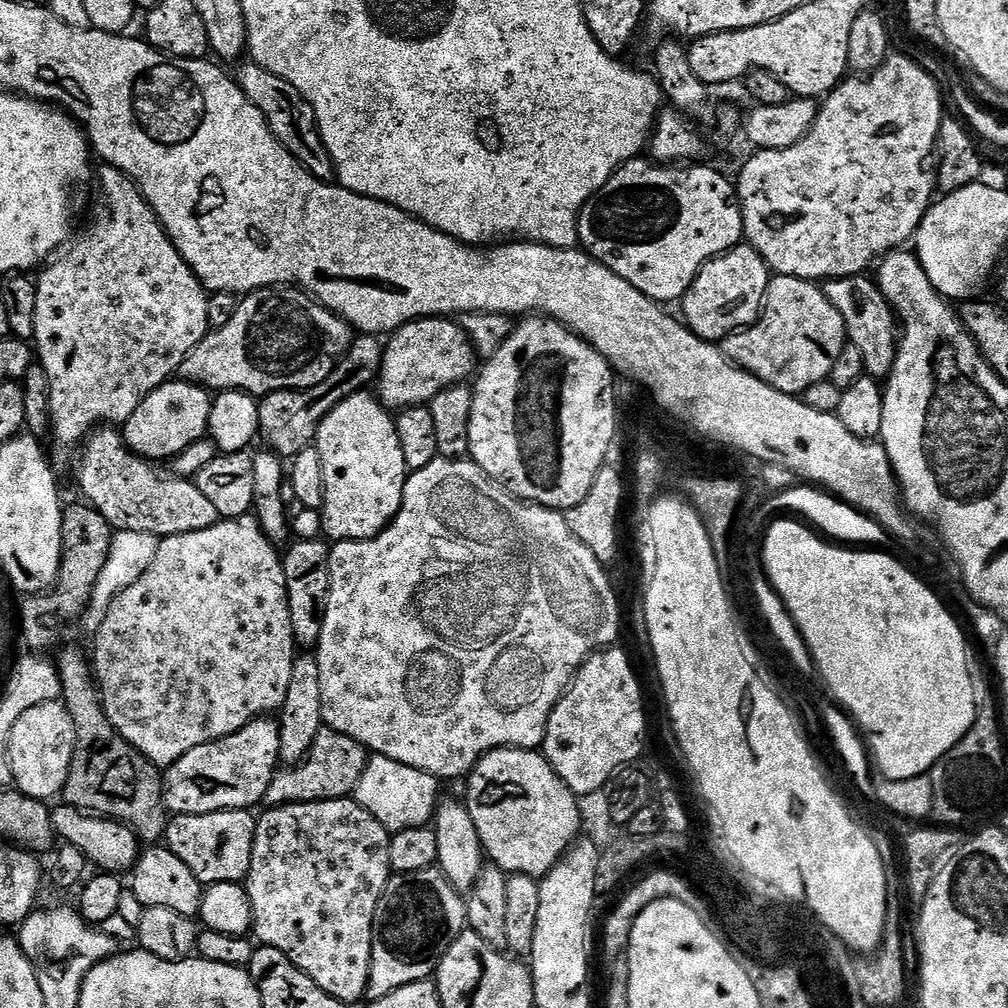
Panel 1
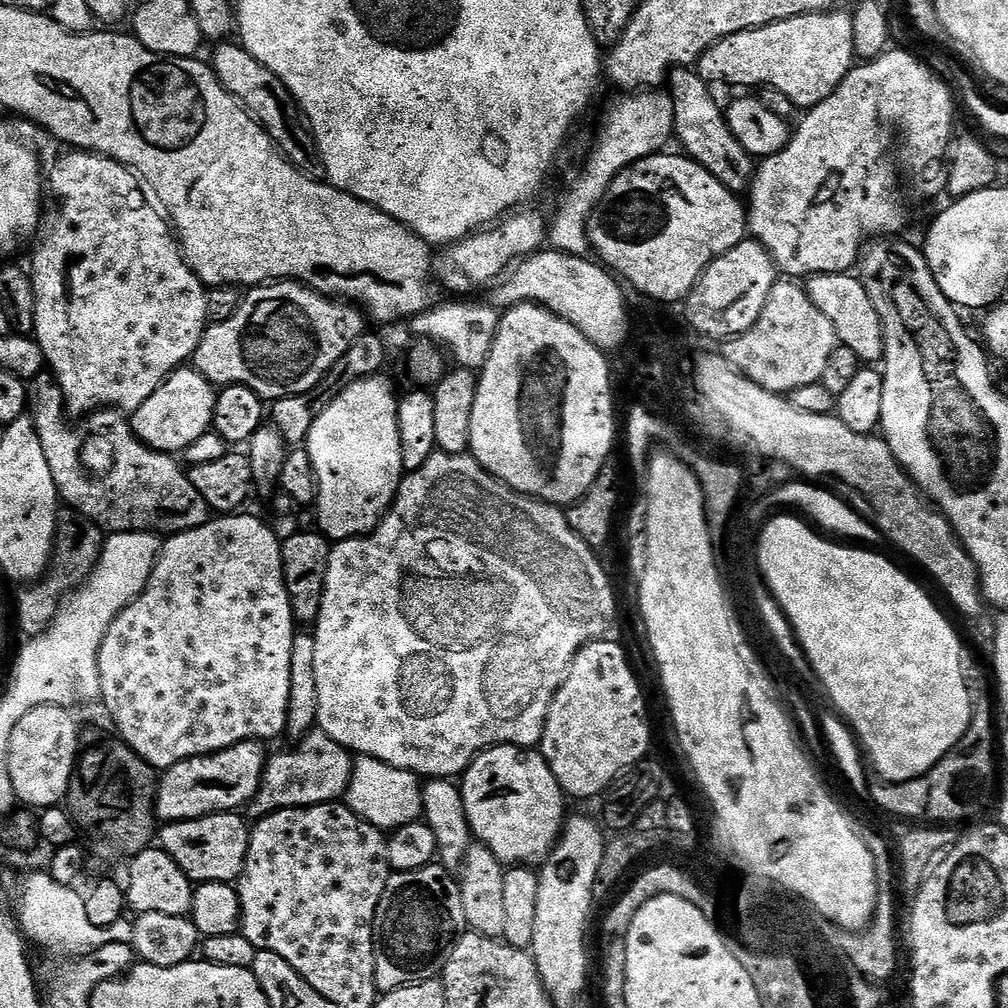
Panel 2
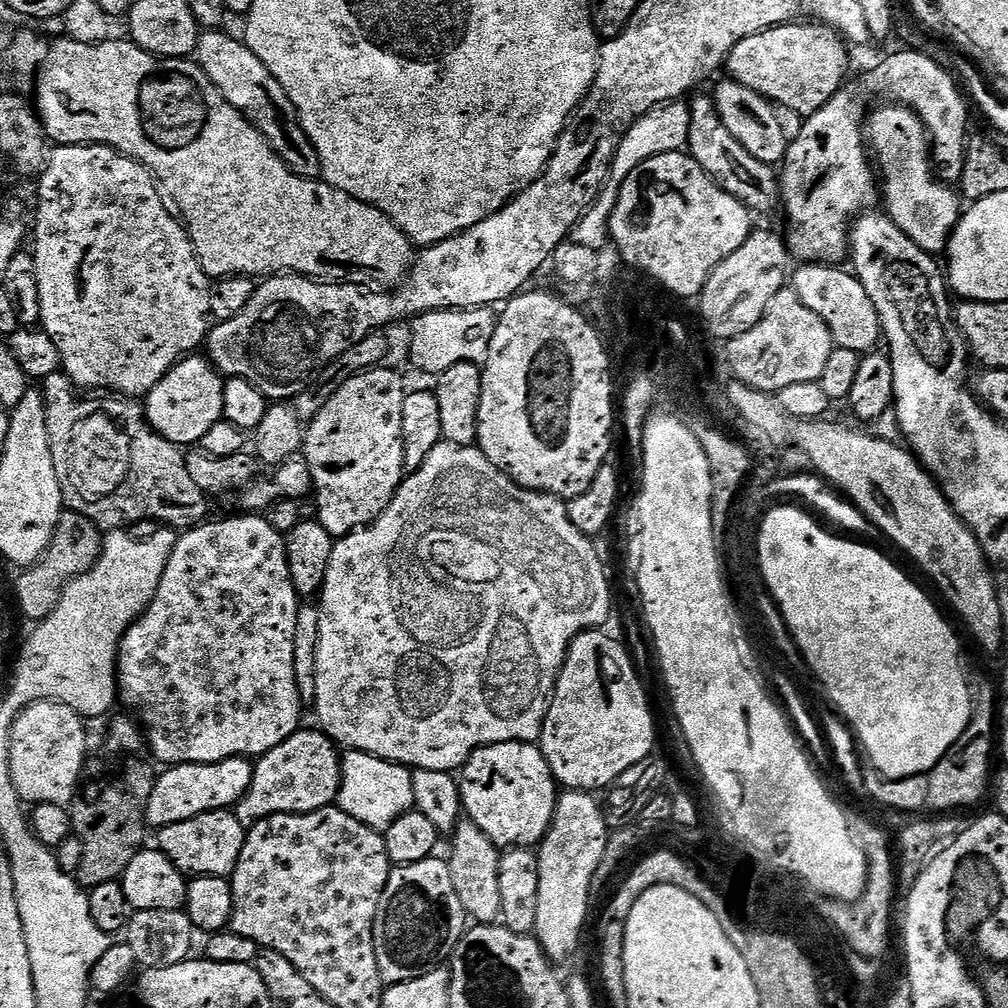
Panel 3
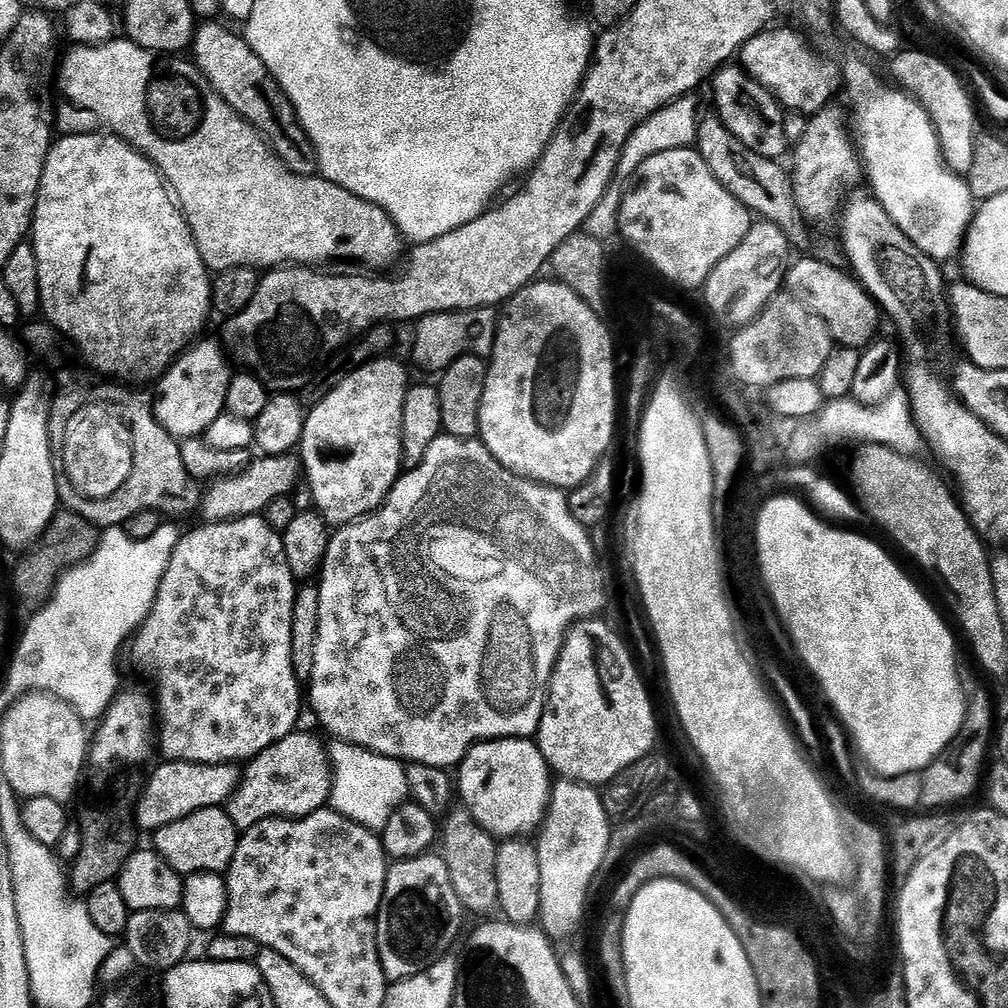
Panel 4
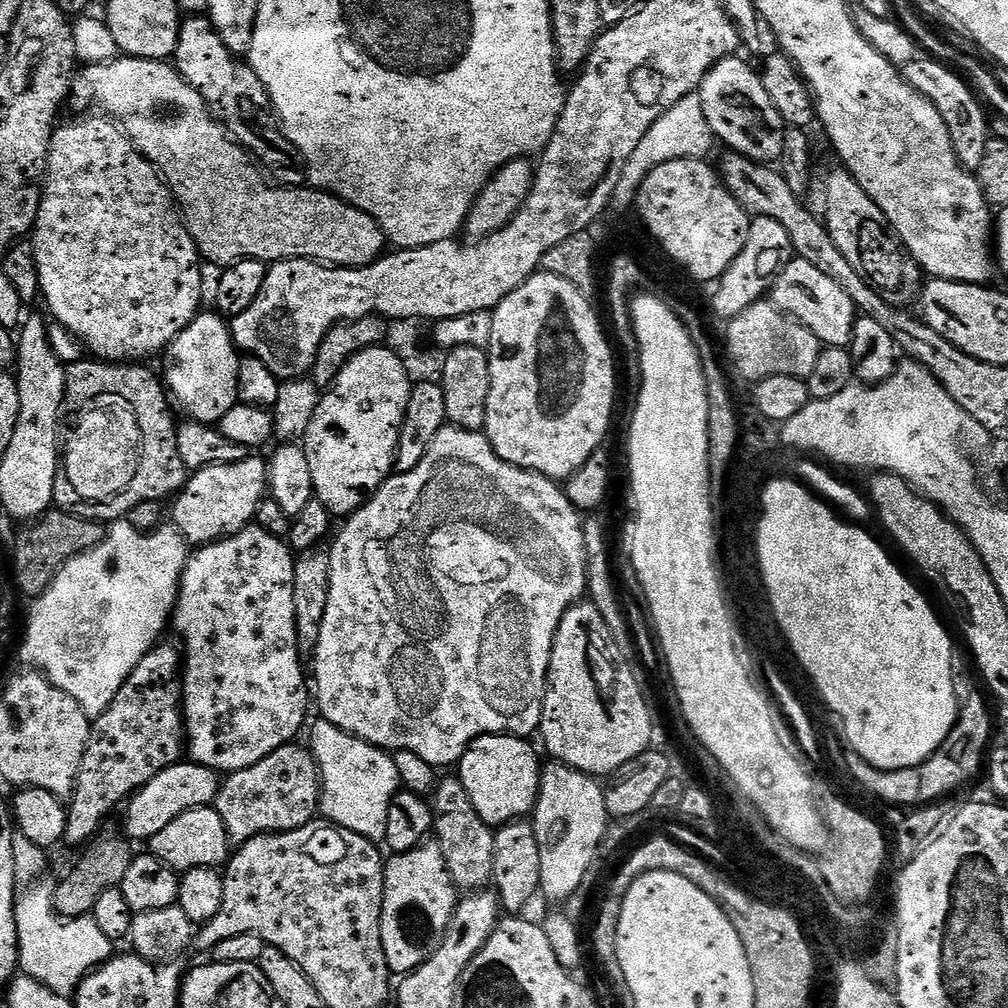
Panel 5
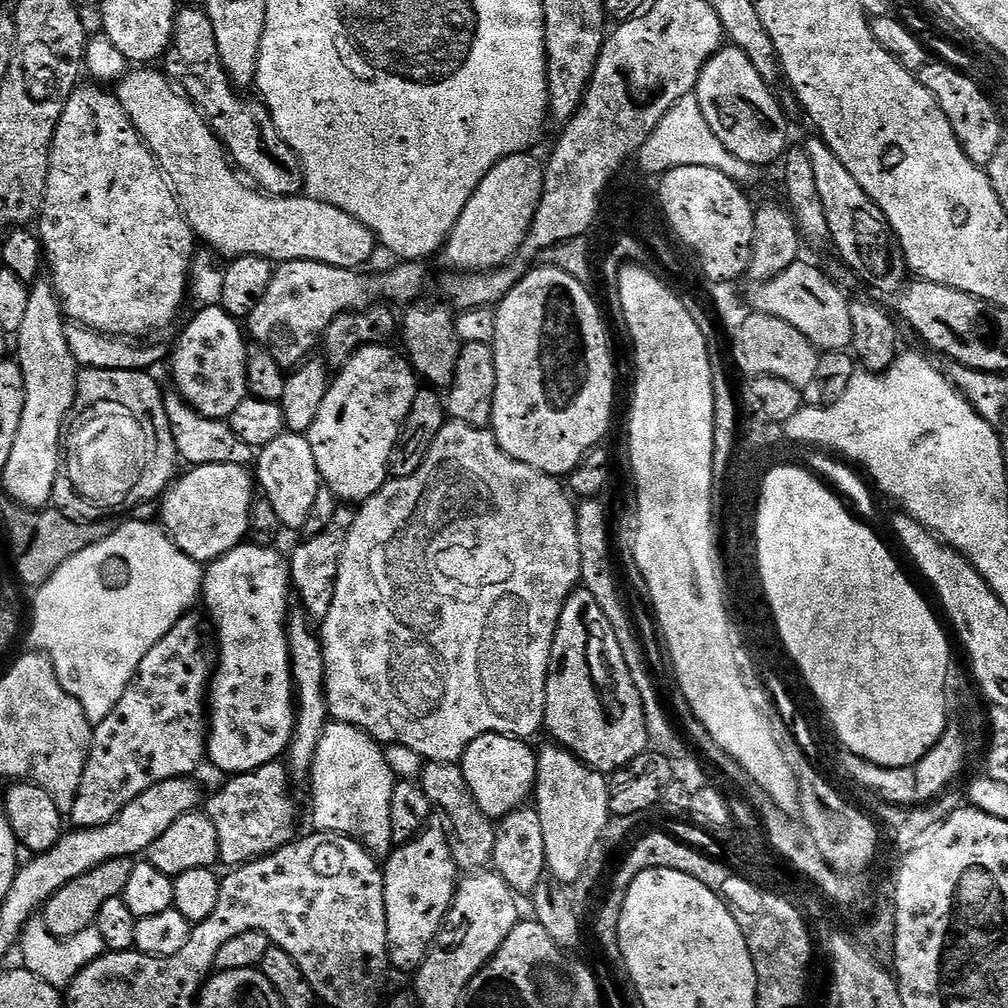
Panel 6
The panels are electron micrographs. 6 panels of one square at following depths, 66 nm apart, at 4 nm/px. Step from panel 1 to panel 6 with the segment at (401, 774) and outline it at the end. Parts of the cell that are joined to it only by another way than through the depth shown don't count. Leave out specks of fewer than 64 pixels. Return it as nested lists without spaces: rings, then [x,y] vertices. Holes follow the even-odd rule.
[[[332,720],[318,738],[318,750],[310,773],[312,780],[312,828],[318,832],[337,832],[354,838],[373,854],[388,854],[394,845],[390,834],[390,794],[394,794],[397,777],[386,766],[384,748],[373,736],[349,724]]]

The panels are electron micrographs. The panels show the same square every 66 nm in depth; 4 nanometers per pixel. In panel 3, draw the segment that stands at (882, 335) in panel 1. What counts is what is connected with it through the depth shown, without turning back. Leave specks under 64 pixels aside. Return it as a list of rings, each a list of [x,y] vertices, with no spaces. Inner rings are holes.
[[[819,262],[797,268],[800,269],[791,273],[790,287],[807,308],[826,322],[835,347],[867,354],[881,343],[880,315],[857,276],[851,271],[843,272],[843,267]]]

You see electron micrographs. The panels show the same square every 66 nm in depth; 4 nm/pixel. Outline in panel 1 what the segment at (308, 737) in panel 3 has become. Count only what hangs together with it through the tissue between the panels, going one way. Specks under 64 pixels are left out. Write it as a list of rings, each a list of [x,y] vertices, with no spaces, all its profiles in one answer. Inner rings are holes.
[[[327,726],[321,728],[318,738],[306,759],[295,766],[284,766],[272,776],[264,800],[269,805],[305,804],[323,800],[346,800],[355,793],[358,782],[370,759],[367,748],[354,738]]]

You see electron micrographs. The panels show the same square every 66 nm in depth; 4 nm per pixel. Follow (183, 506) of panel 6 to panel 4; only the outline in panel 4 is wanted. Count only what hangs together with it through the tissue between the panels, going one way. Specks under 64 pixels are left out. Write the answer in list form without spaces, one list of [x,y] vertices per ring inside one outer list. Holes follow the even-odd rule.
[[[295,455],[266,456],[253,459],[243,472],[235,476],[221,476],[207,485],[202,496],[204,520],[209,524],[222,524],[227,520],[241,520],[247,516],[267,513],[270,502],[289,495],[302,474],[302,464]]]

